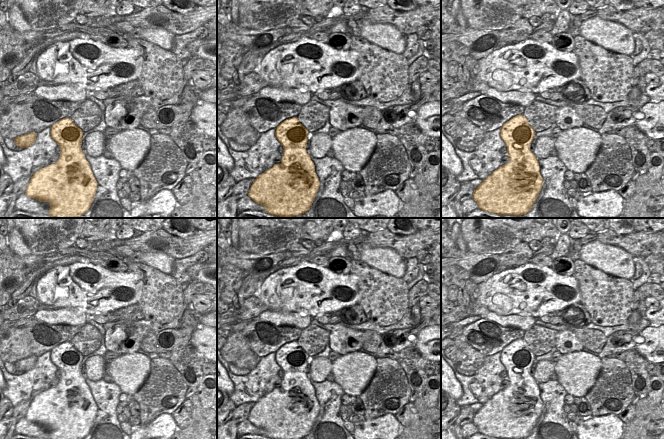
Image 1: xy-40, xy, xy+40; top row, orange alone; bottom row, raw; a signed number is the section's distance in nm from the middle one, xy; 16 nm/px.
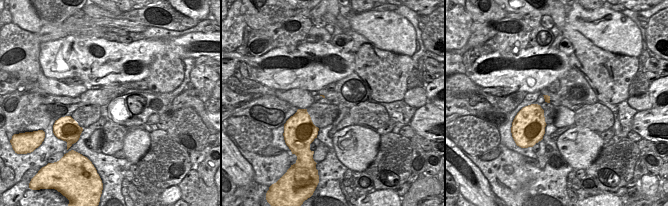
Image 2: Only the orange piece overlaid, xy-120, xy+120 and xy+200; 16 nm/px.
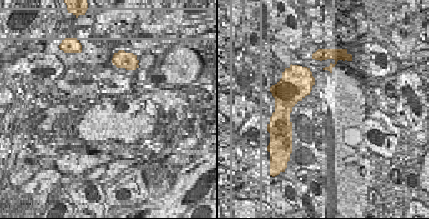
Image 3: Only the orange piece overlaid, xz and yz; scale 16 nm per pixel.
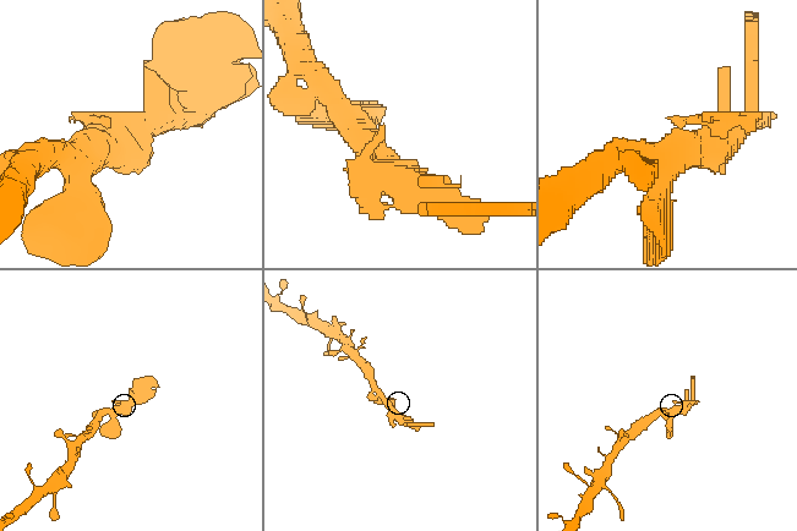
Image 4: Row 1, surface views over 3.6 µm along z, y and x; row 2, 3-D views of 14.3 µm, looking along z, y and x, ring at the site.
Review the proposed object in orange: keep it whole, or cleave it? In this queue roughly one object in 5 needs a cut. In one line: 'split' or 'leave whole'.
leave whole

